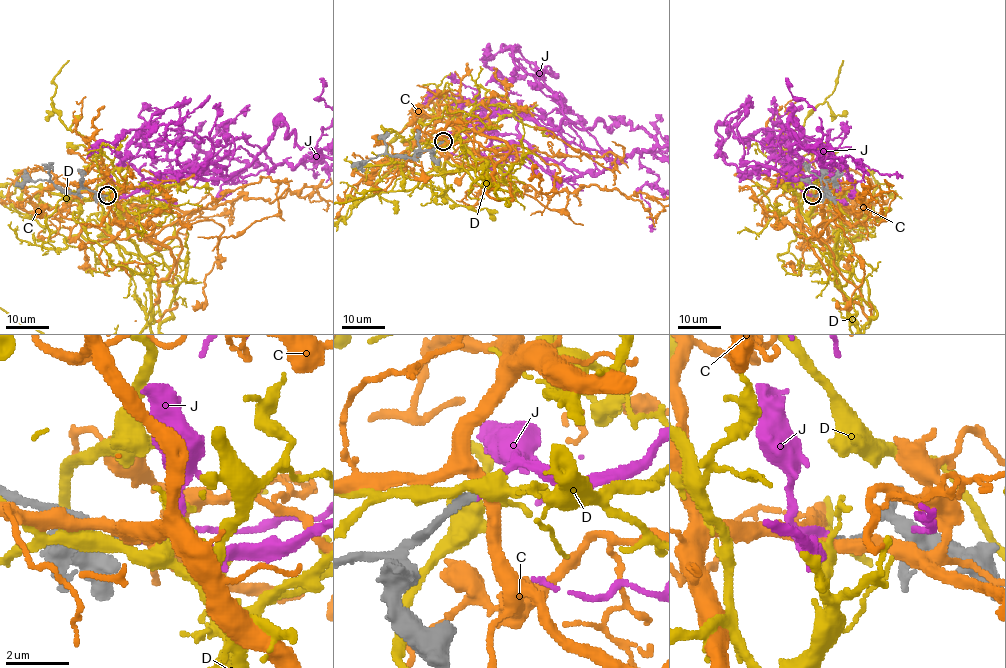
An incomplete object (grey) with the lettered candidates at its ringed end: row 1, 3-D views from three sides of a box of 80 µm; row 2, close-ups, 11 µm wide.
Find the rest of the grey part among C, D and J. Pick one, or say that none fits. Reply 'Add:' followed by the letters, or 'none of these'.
Add: J

